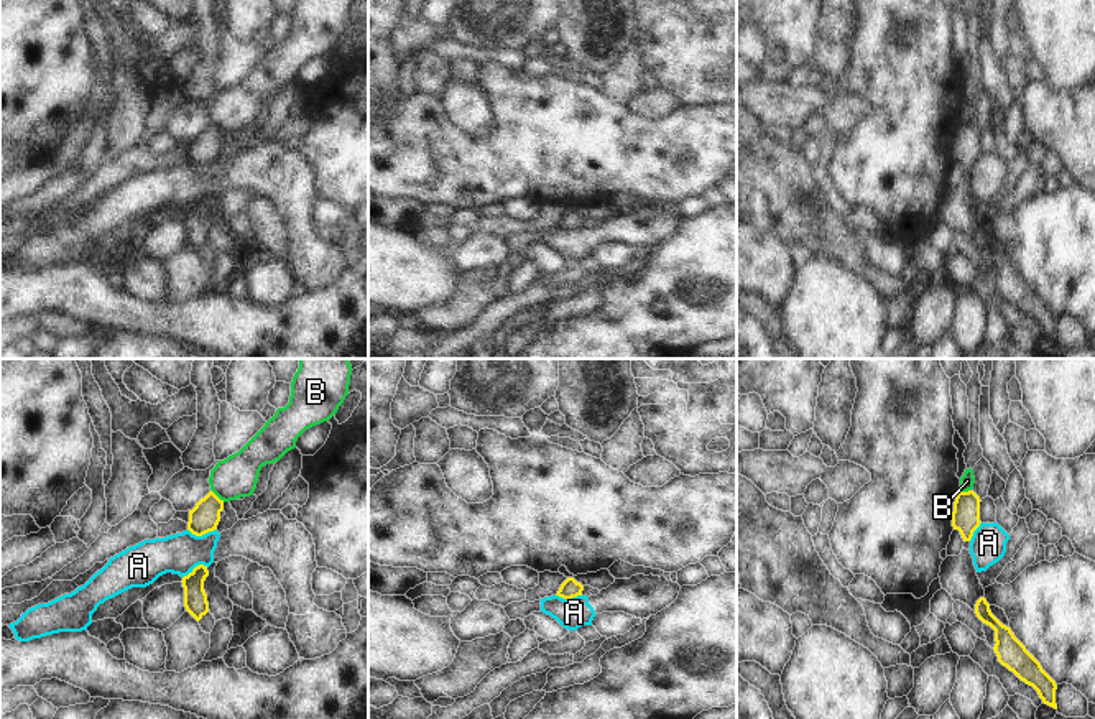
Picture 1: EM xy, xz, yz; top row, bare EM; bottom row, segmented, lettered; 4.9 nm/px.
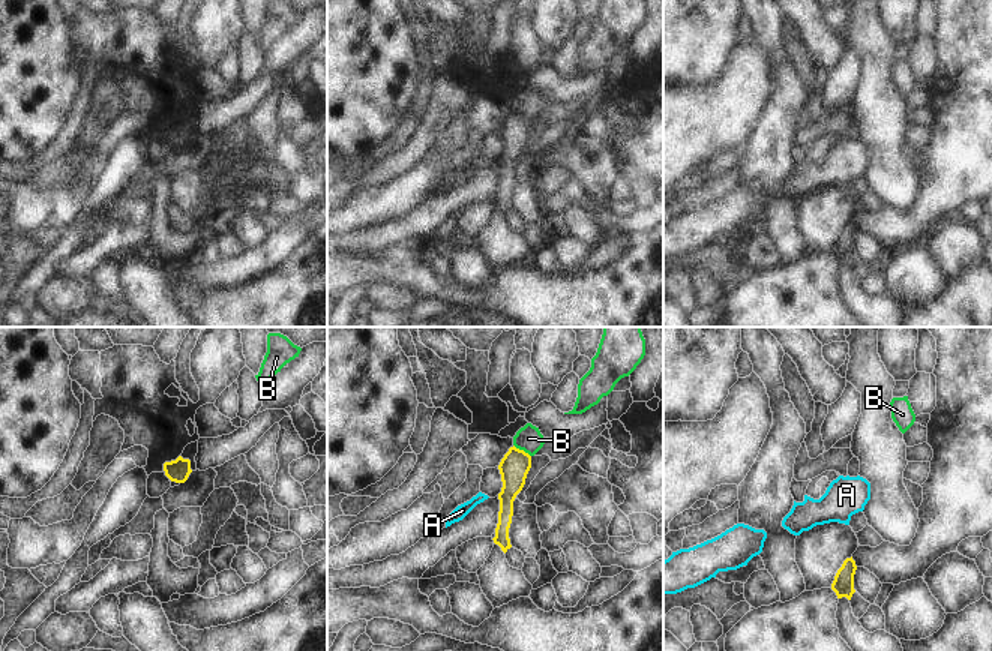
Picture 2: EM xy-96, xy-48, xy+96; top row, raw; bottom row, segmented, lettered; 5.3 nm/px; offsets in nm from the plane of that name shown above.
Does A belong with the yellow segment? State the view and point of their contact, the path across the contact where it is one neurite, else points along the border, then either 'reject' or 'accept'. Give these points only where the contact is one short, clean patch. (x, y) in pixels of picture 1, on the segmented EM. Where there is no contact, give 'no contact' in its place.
meets yellow in xy at (203, 533); border along xy (188, 528), (196, 535), (216, 530); reject

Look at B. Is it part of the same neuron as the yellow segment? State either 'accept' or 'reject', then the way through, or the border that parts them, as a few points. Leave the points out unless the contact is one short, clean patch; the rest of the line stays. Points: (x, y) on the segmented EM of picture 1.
reject; border xy (211, 489), (224, 500)

